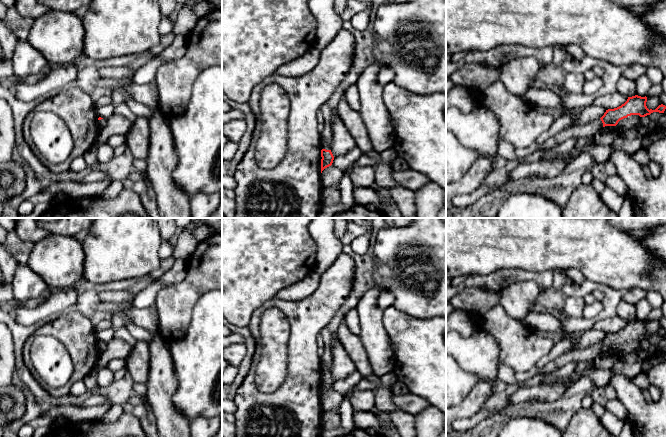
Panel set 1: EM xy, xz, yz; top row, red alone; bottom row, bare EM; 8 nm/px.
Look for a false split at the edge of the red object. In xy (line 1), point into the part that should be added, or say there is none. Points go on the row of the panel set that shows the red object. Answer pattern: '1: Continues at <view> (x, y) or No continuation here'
1: Continues at xy (101, 123)

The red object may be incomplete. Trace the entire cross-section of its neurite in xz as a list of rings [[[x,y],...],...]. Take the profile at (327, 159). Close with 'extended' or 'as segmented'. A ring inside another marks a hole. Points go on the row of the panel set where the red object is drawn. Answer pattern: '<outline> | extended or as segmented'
[[[322,141],[322,144],[321,144],[321,173],[322,171],[331,166],[332,163],[333,163],[333,160],[334,160],[334,156],[331,152],[331,146],[325,142],[325,141]]] | extended

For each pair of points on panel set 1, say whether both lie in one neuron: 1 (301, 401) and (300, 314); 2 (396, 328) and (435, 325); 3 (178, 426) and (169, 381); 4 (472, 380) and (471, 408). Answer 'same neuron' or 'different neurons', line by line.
1: same neuron
2: same neuron
3: same neuron
4: different neurons

